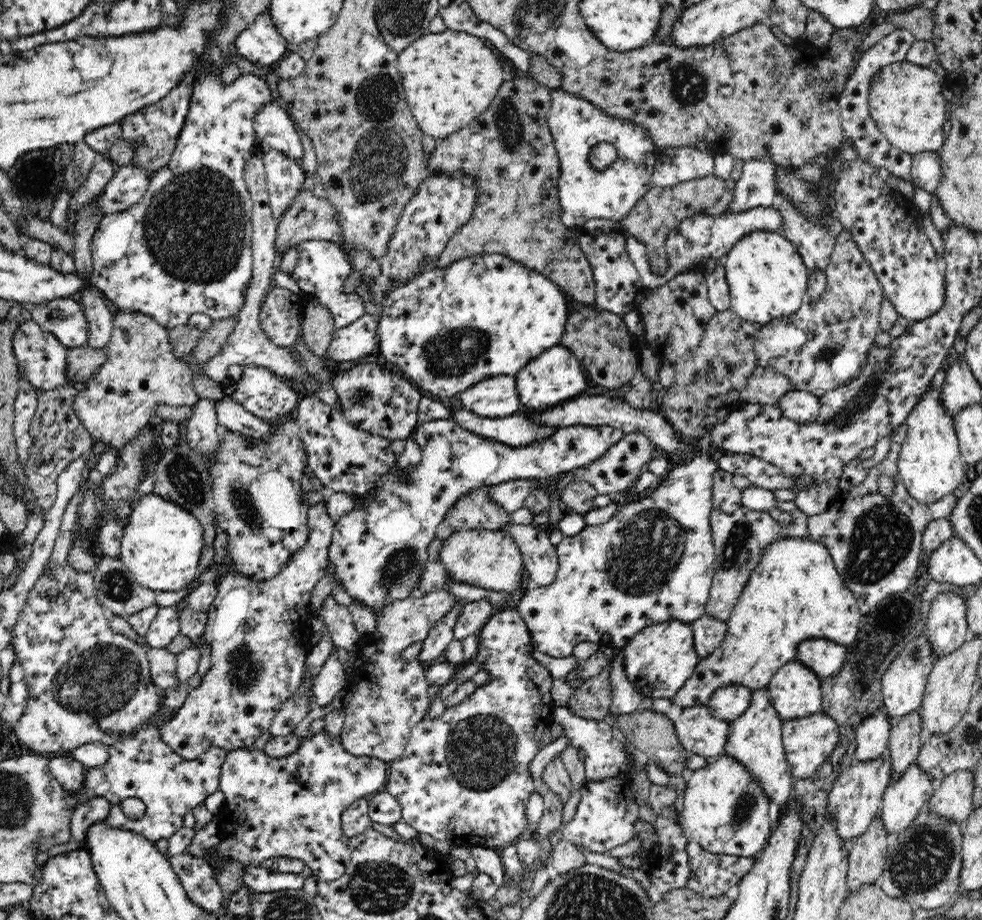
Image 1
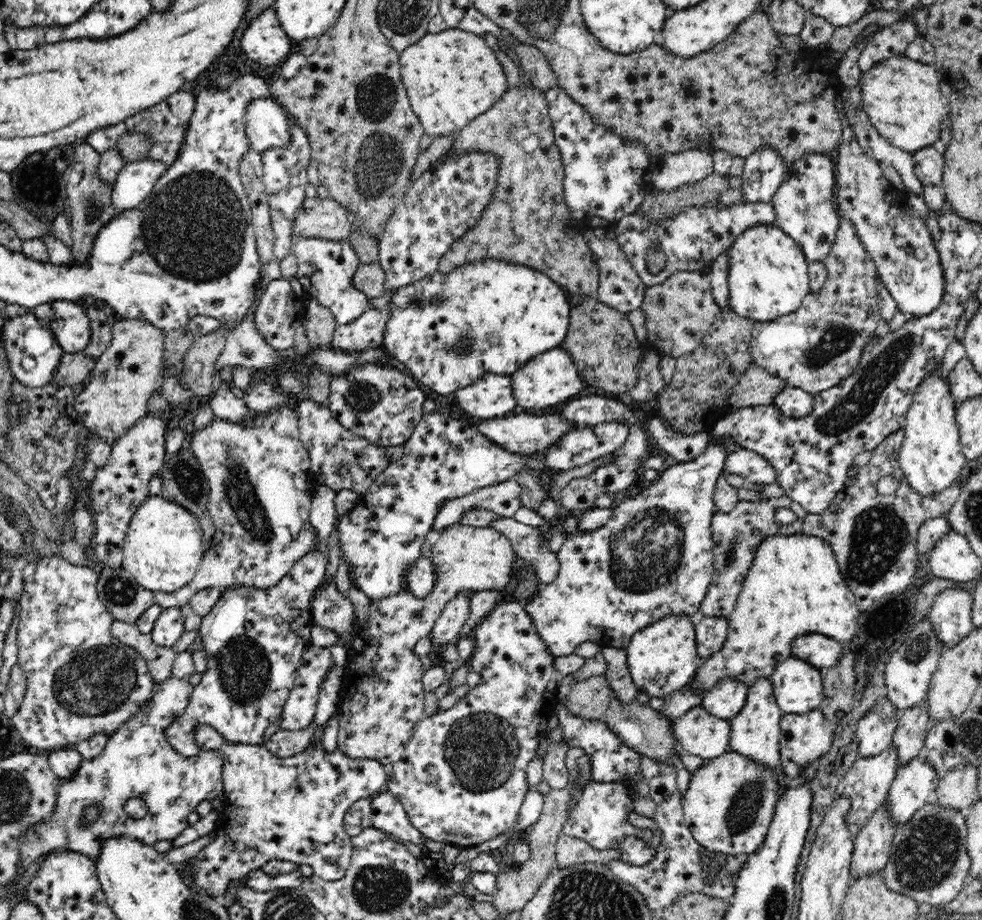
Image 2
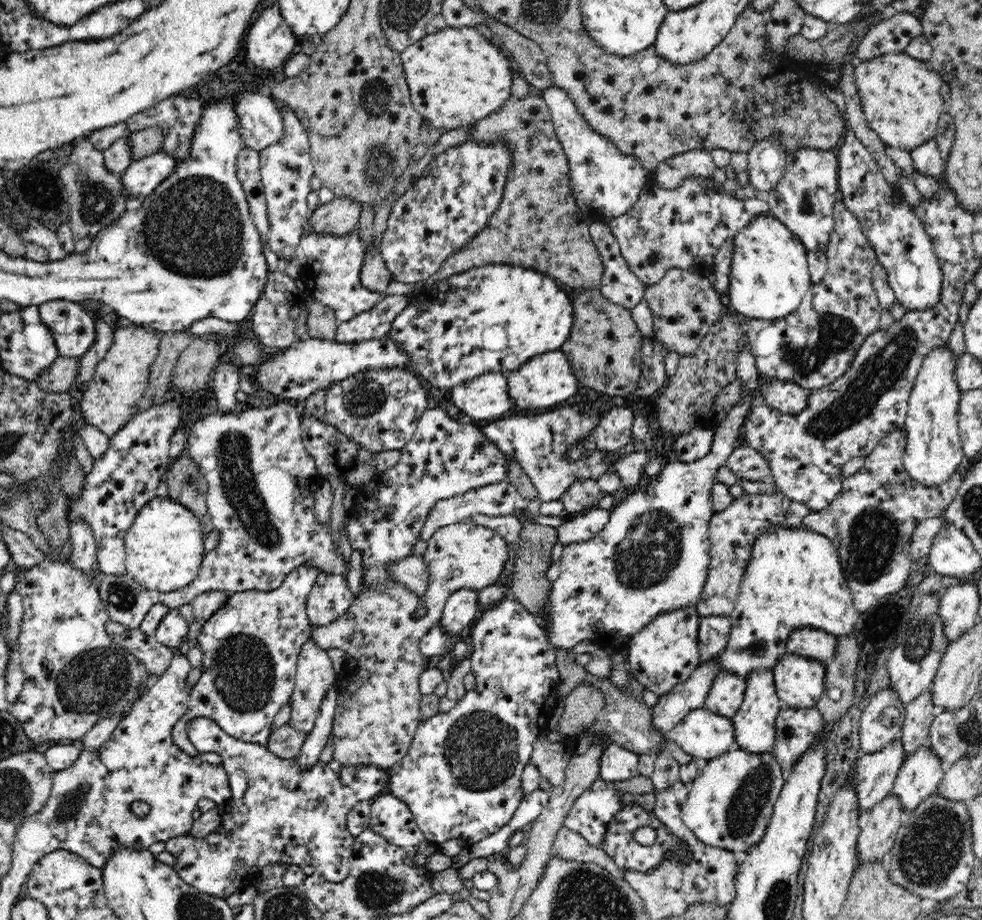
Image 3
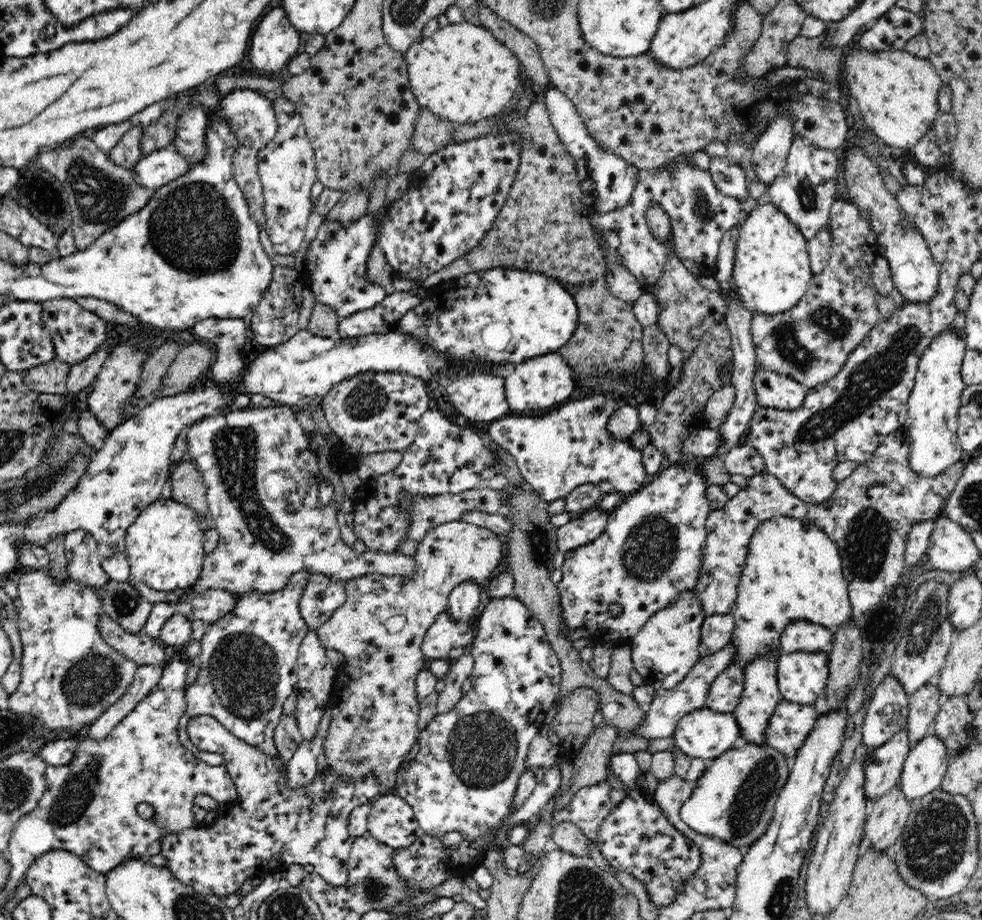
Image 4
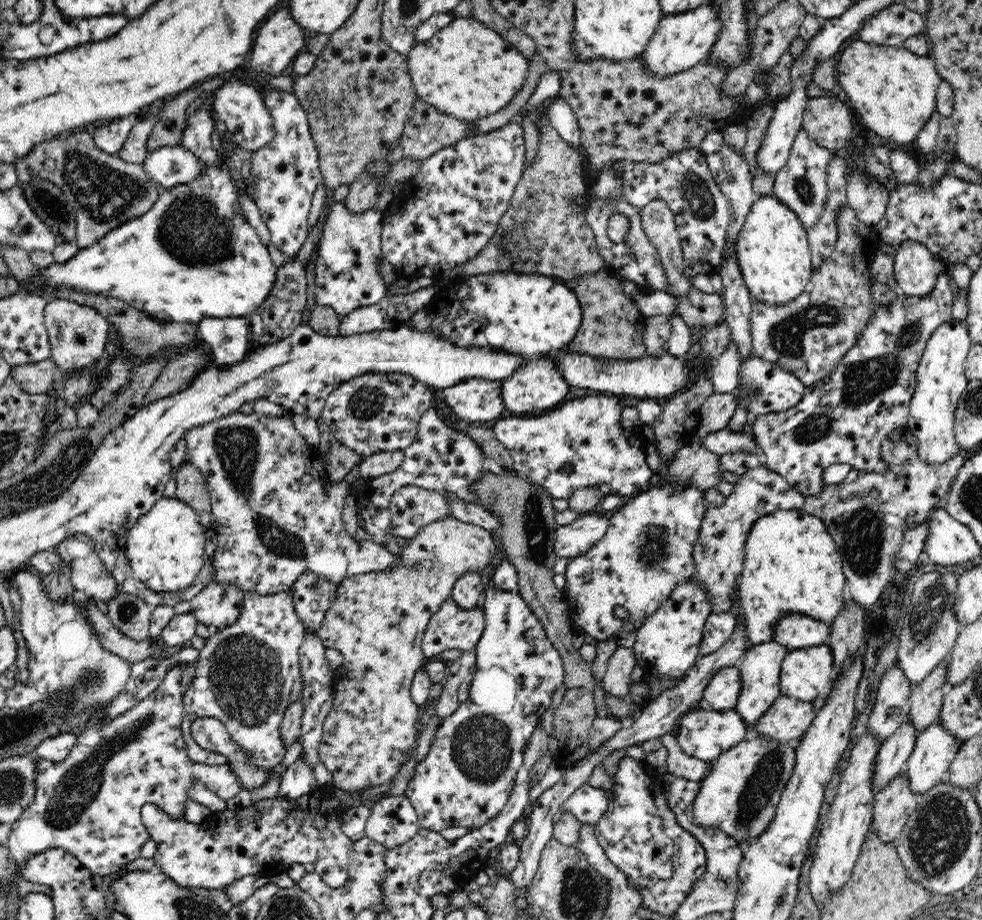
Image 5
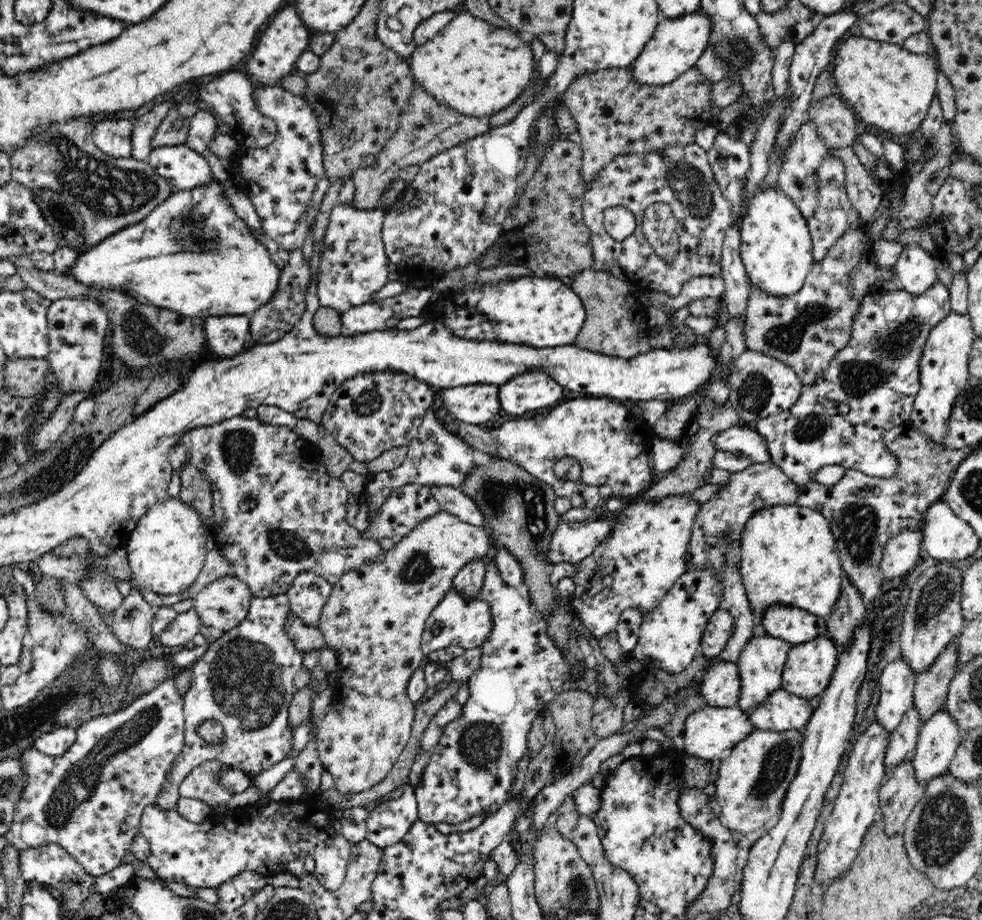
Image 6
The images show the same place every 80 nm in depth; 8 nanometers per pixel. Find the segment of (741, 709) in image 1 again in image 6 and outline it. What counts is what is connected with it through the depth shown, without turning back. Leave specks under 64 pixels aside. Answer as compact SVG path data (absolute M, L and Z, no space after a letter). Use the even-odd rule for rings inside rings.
M722 662L710 667L700 686L703 705L728 708L737 704L741 693L741 678L736 663Z

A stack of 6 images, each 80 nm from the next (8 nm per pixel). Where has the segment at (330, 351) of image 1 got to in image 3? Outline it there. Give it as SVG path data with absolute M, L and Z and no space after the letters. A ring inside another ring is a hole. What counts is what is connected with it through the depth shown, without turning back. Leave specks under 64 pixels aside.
M405 295L385 296L370 310L338 323L335 341L352 344L386 337L394 318L407 304Z

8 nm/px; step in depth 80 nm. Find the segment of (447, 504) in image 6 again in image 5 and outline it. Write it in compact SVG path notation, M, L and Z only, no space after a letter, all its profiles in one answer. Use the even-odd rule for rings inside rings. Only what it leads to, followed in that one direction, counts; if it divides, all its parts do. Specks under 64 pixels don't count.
M444 492L450 504L451 517L464 523L474 524L486 530L496 532L499 530L500 519L482 504L466 503L456 493Z

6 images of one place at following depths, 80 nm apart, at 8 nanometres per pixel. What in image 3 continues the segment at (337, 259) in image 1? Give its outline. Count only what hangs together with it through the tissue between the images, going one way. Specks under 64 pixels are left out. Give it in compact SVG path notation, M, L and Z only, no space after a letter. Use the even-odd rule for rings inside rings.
M355 230L339 237L304 234L296 246L295 257L299 265L299 278L305 284L308 296L330 307L338 323L370 310L385 297L385 293L370 292L360 285L360 270L365 259L364 243Z

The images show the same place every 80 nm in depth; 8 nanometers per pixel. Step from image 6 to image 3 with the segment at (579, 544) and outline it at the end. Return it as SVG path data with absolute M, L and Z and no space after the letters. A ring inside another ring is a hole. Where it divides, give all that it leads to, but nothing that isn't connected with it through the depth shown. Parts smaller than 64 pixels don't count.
M595 508L582 514L572 515L570 521L557 529L559 541L563 544L590 540L609 522L610 510Z

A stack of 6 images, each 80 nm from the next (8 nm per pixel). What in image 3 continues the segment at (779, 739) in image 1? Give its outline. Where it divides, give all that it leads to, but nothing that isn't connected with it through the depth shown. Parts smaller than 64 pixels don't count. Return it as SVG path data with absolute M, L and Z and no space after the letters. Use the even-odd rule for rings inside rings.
M752 671L745 676L746 690L738 712L731 717L734 727L734 742L738 748L752 754L772 753L776 740L776 717L783 705L777 695L772 671Z

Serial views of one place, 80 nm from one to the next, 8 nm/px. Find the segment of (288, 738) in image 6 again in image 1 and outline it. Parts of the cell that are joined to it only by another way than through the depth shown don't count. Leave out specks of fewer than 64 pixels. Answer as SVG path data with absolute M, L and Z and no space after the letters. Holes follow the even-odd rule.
M324 502L315 504L308 512L308 540L300 550L272 578L256 580L231 568L226 531L220 528L215 512L215 536L213 542L213 562L211 568L216 574L217 595L207 613L207 625L202 640L210 647L211 667L203 676L198 687L188 693L180 704L180 710L163 727L159 728L161 739L172 747L182 758L197 762L212 747L226 751L244 749L268 732L274 717L283 704L295 695L307 678L307 658L312 651L310 594L318 580L328 569L328 546L330 546L335 523L328 515Z

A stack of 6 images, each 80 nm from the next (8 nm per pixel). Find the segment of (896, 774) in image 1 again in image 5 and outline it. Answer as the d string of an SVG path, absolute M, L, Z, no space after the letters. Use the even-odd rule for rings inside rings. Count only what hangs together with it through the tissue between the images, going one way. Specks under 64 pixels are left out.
M948 660L936 667L919 685L911 689L909 718L916 736L930 725L939 722L943 697L947 689L944 682Z

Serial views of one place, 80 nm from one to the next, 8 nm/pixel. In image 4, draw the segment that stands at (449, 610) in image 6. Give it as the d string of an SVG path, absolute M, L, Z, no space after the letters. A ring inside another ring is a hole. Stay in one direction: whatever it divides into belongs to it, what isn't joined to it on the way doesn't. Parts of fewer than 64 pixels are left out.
M444 610L426 631L421 652L428 661L448 659L453 648L465 647L472 642L474 636L476 636L475 617L465 623L456 623Z

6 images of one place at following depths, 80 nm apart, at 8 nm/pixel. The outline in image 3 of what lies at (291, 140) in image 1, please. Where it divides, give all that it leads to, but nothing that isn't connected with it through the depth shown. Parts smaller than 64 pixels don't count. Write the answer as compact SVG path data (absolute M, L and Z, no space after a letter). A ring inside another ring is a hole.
M242 93L235 102L235 111L246 147L261 151L283 139L281 104L268 93Z

